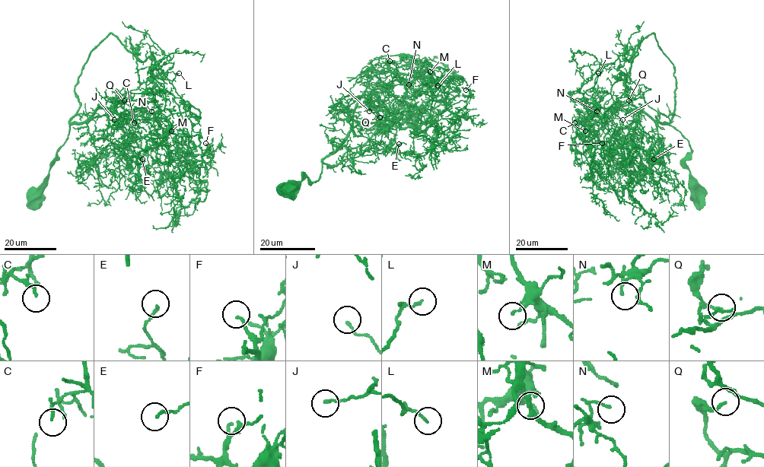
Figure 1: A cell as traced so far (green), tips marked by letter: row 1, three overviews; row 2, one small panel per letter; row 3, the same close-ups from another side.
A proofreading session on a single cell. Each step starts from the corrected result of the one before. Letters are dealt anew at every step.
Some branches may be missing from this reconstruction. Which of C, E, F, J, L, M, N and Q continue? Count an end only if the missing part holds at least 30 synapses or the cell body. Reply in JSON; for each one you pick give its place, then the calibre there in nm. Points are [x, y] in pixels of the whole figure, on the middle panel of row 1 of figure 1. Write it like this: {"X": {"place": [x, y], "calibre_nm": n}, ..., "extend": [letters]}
{"extend": []}

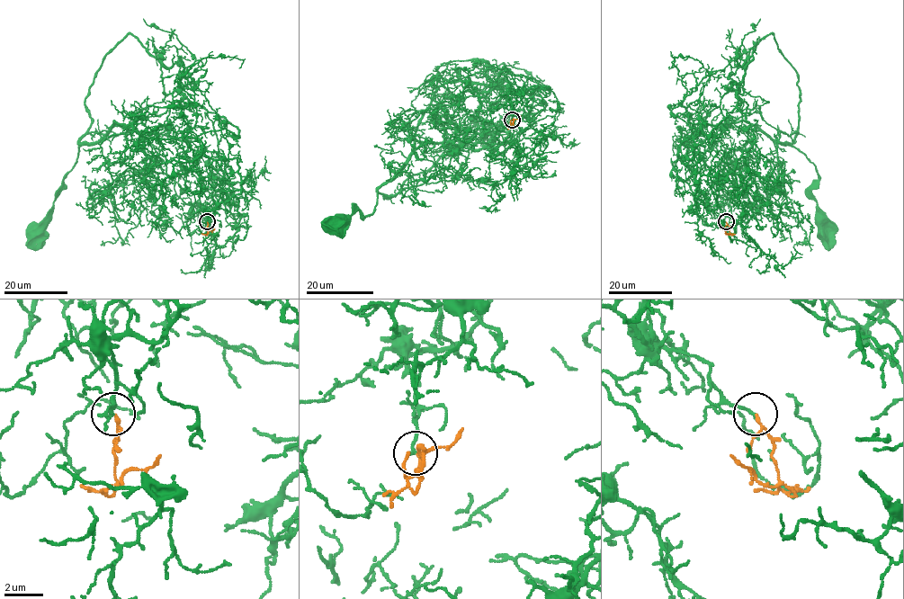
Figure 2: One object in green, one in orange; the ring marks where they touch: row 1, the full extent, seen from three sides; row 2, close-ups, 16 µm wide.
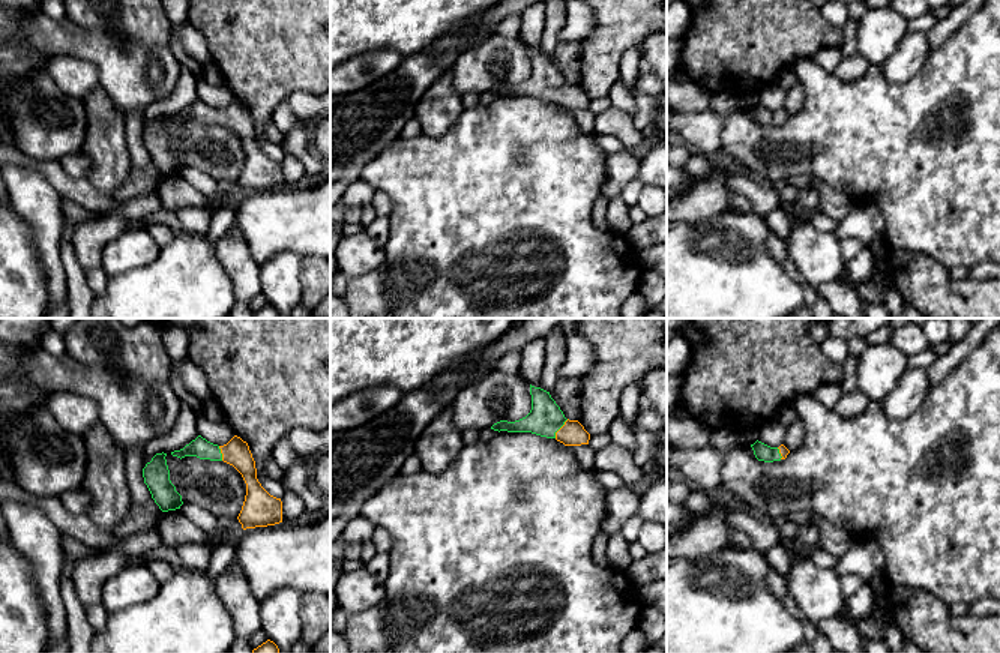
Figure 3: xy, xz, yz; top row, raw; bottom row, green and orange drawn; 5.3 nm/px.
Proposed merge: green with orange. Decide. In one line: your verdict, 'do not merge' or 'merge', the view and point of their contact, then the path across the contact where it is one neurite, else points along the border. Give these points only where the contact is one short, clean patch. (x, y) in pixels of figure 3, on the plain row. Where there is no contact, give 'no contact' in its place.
merge; meets green in xz at (560, 90); runs through xz (545, 81), (560, 90), (572, 96)

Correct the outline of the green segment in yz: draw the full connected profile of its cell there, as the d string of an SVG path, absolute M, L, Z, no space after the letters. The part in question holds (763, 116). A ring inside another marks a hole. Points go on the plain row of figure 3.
M758 104L754 108L751 108L751 111L754 114L755 122L764 126L785 123L790 117L790 114L784 108L781 108L779 111L770 111Z

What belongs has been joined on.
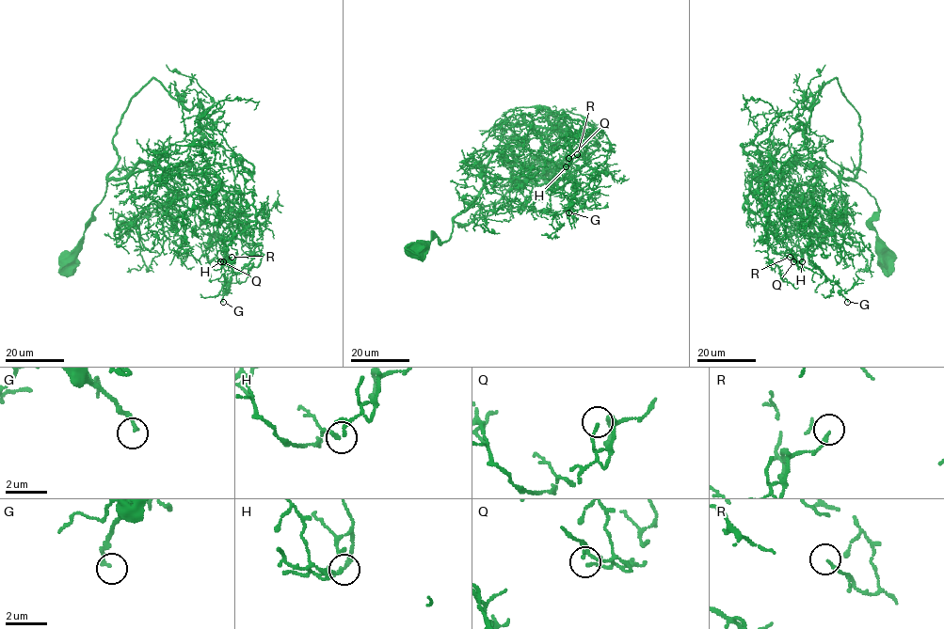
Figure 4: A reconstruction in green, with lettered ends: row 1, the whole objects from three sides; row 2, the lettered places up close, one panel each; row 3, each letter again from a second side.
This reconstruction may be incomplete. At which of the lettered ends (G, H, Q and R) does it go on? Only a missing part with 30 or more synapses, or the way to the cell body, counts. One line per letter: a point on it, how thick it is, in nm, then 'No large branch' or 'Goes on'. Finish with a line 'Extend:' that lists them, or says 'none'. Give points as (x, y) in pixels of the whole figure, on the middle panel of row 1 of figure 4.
G: Place: (568, 212). Thickness 150 nm. Goes on
H: Place: (566, 166). Thickness 110 nm. No large branch
Q: Place: (568, 158). Thickness 120 nm. No large branch
R: Place: (577, 154). Thickness 160 nm. No large branch
Extend: G

